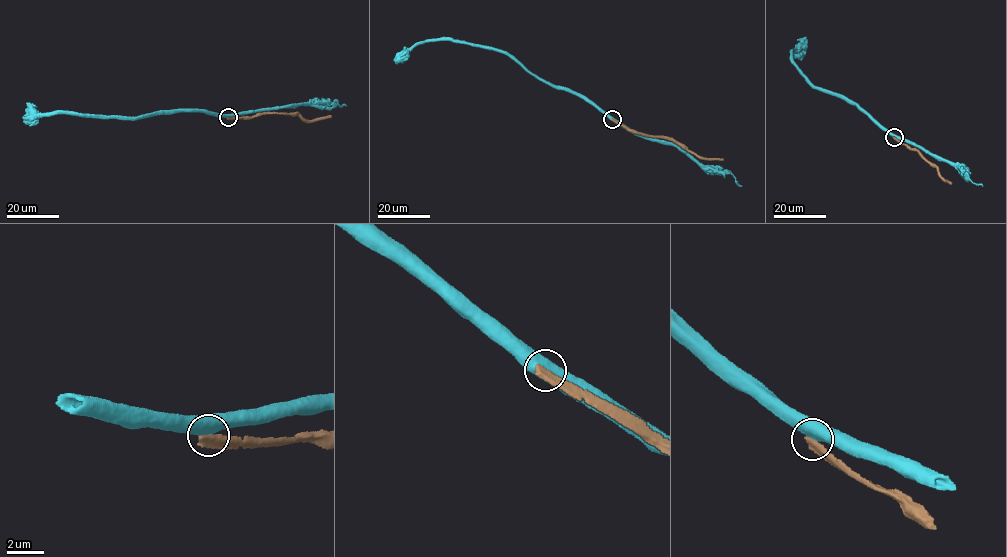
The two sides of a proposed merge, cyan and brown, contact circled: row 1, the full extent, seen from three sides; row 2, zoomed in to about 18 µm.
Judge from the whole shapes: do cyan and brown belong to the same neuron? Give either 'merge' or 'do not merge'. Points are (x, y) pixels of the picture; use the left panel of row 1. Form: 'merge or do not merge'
do not merge

